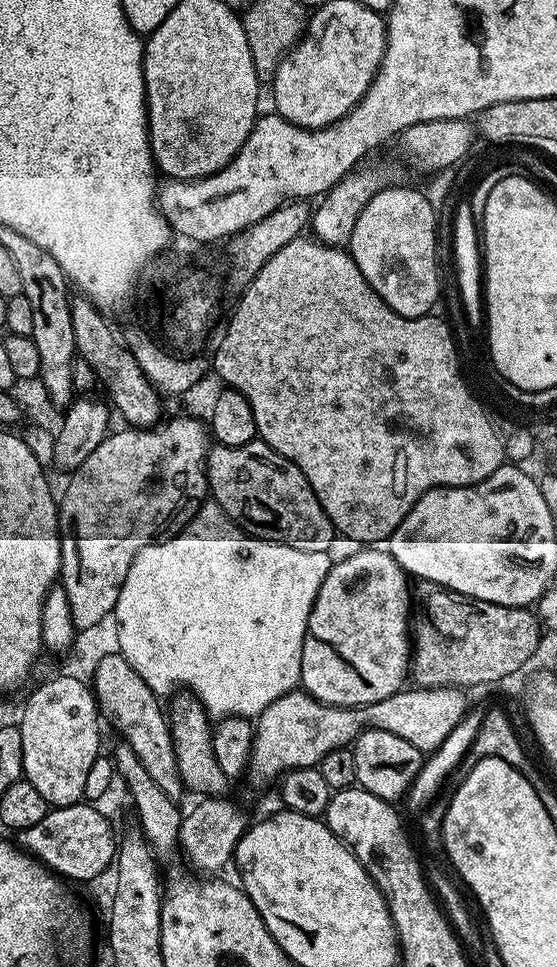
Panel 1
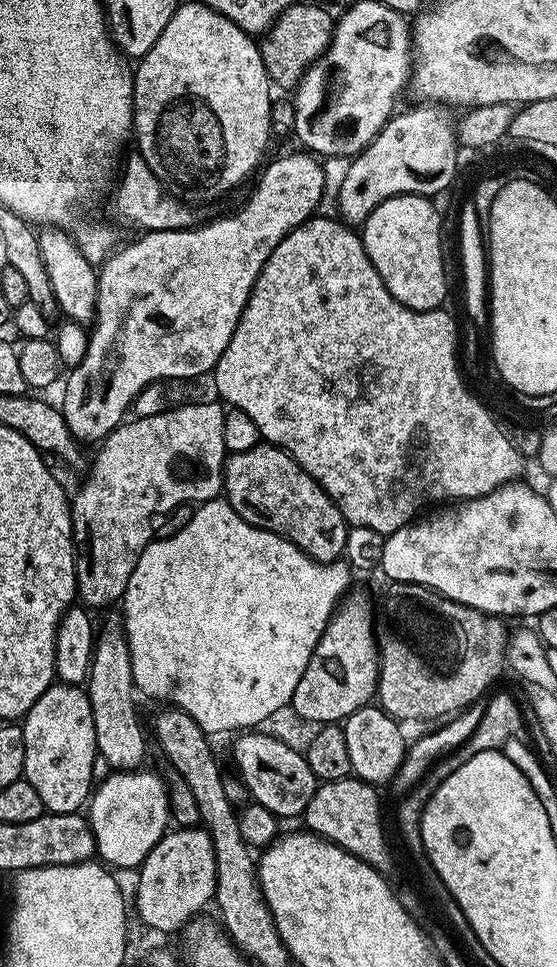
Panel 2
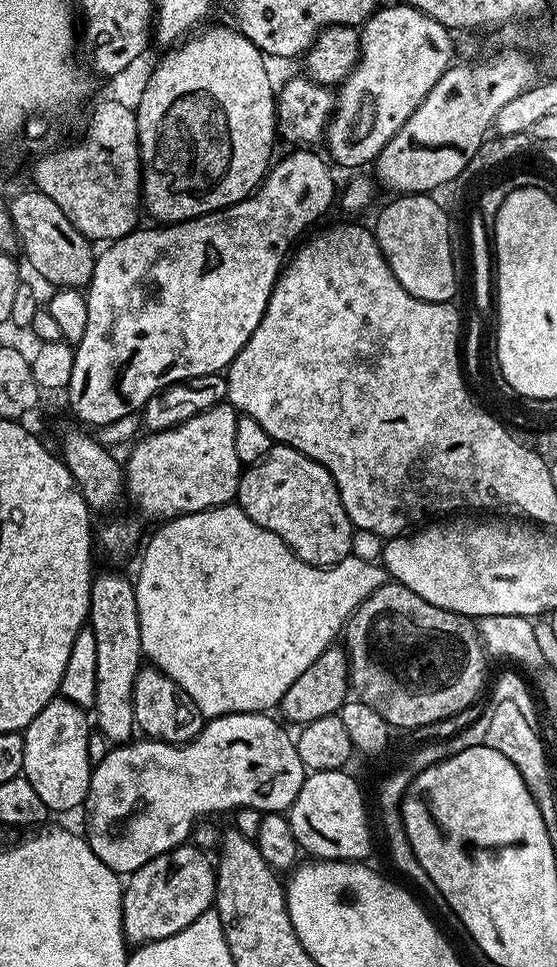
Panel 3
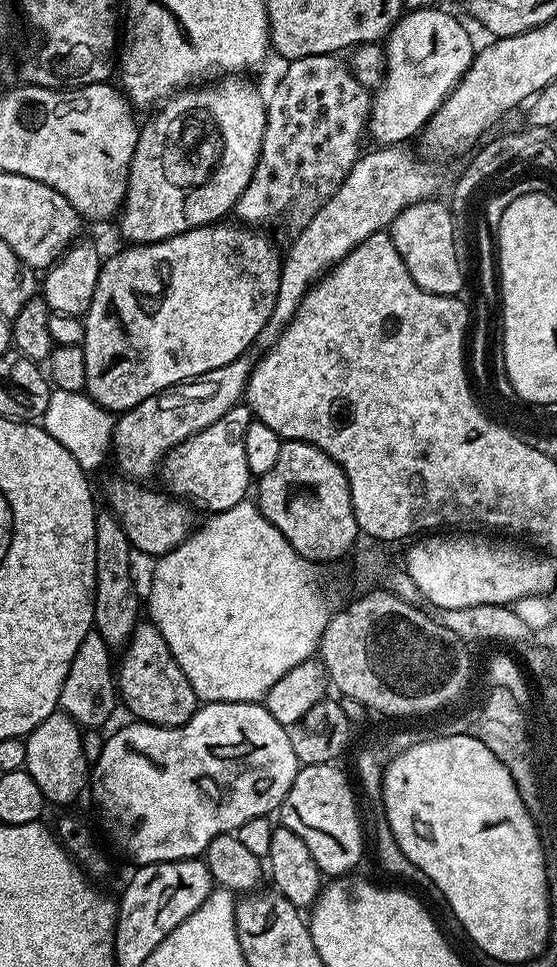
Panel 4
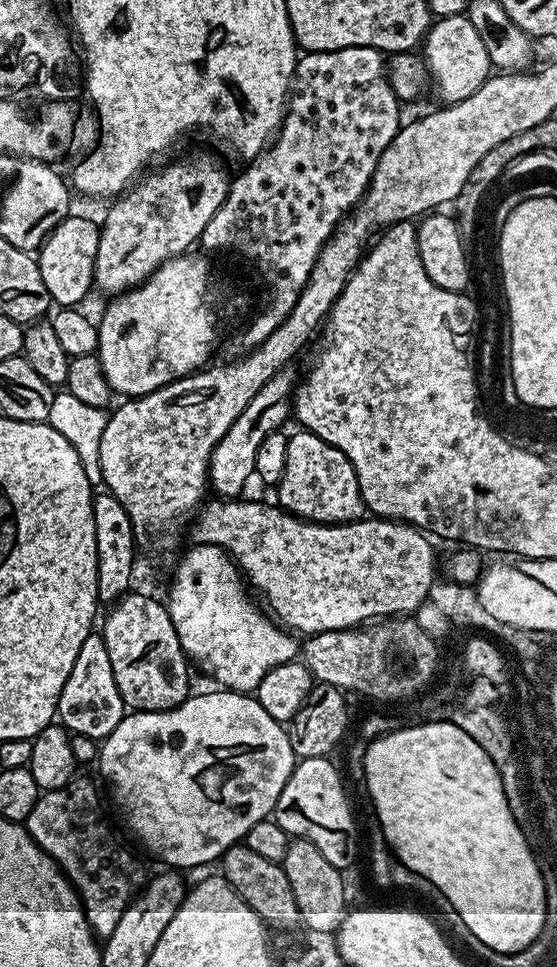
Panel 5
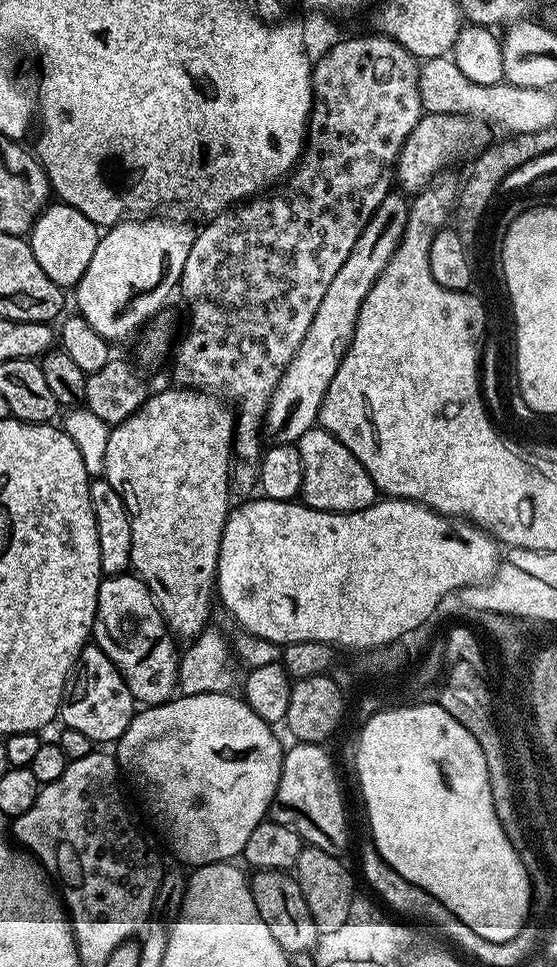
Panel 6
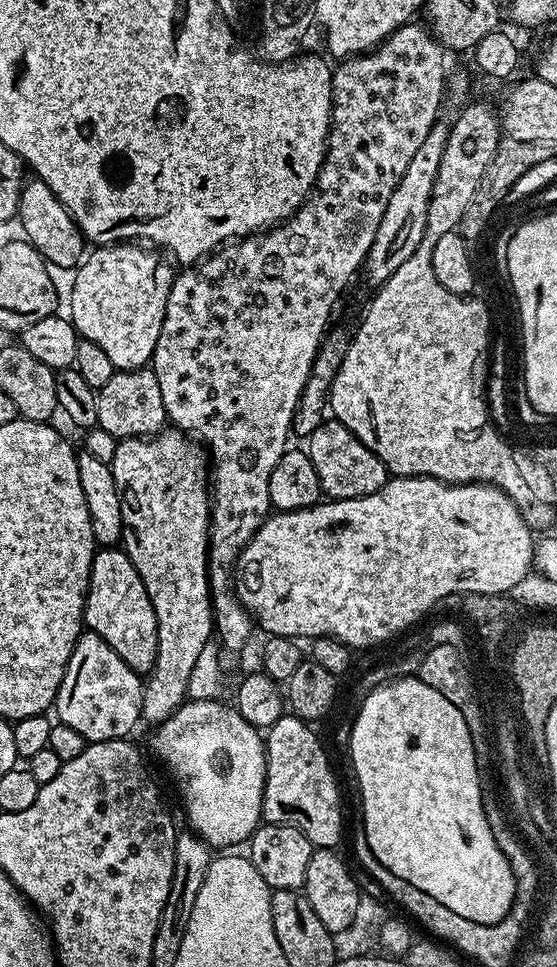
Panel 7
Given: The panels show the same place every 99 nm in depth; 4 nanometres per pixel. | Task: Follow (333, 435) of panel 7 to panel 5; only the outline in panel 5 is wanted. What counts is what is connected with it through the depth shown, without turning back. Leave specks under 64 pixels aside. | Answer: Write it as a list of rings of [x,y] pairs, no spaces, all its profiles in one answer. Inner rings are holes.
[[[301,428],[287,437],[284,474],[278,483],[278,490],[279,507],[300,519],[318,524],[347,524],[349,520],[361,519],[366,512],[350,458],[346,458],[342,450]]]

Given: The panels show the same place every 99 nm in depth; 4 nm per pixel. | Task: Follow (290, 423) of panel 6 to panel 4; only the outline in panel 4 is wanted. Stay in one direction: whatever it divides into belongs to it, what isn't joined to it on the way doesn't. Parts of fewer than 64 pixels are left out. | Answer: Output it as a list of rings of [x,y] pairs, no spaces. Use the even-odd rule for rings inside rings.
[[[247,403],[235,404],[230,411],[222,414],[222,418],[218,418],[218,422],[172,449],[166,460],[171,495],[188,502],[197,500],[202,507],[208,508],[209,513],[225,512],[230,510],[230,506],[238,506],[238,502],[249,495],[250,473],[244,439],[253,421],[252,409]]]

